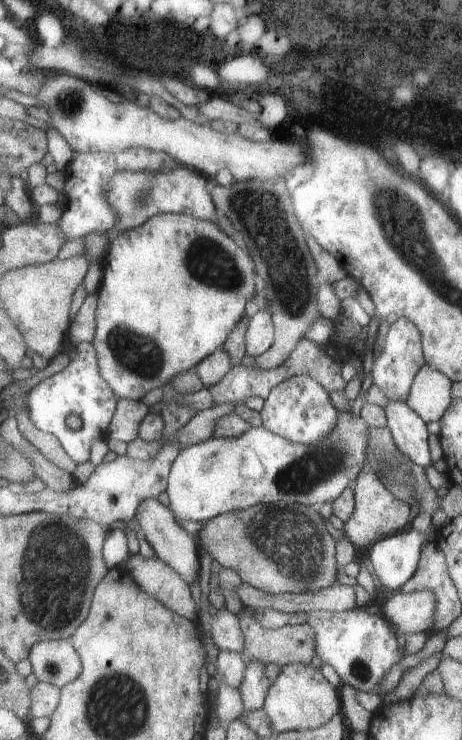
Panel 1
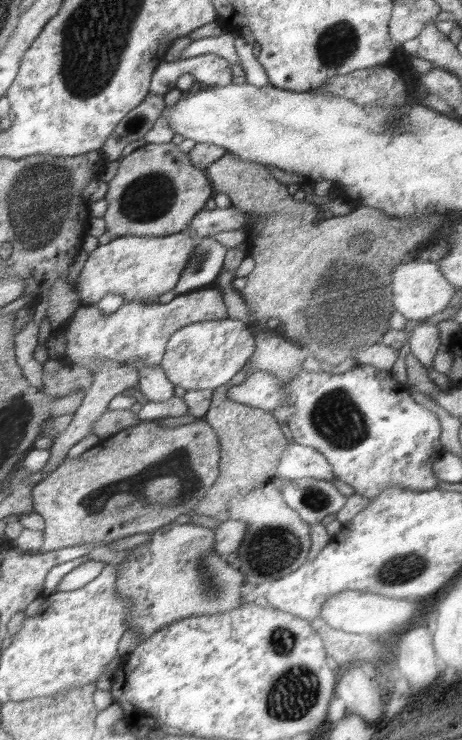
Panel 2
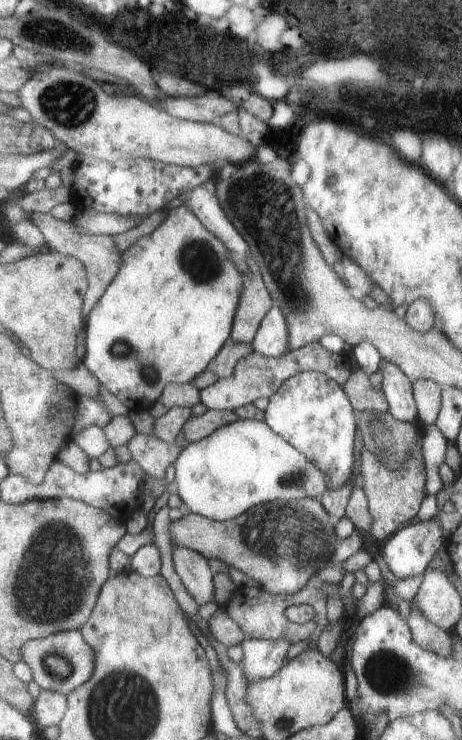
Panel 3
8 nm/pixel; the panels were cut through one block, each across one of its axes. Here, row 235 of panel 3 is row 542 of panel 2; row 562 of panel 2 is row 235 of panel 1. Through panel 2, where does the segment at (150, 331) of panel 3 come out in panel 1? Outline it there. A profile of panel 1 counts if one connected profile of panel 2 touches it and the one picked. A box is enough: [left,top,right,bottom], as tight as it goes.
[95,214,259,402]

